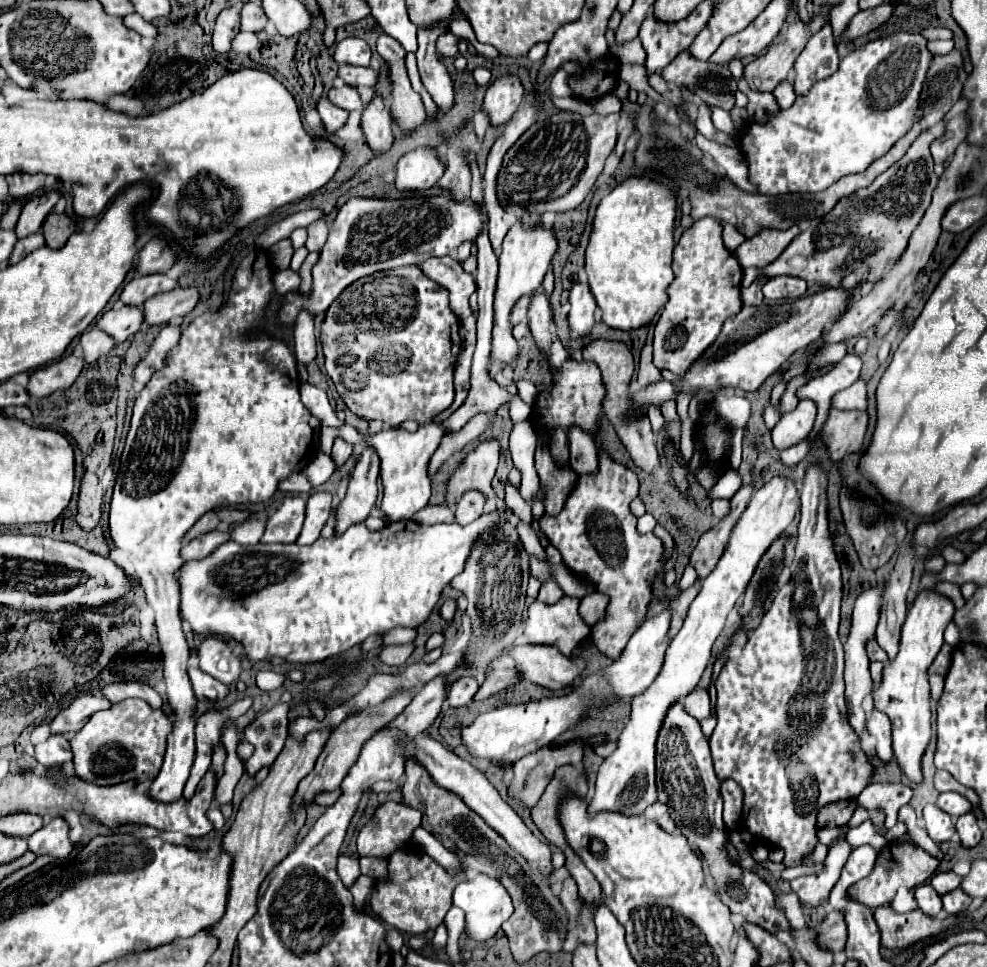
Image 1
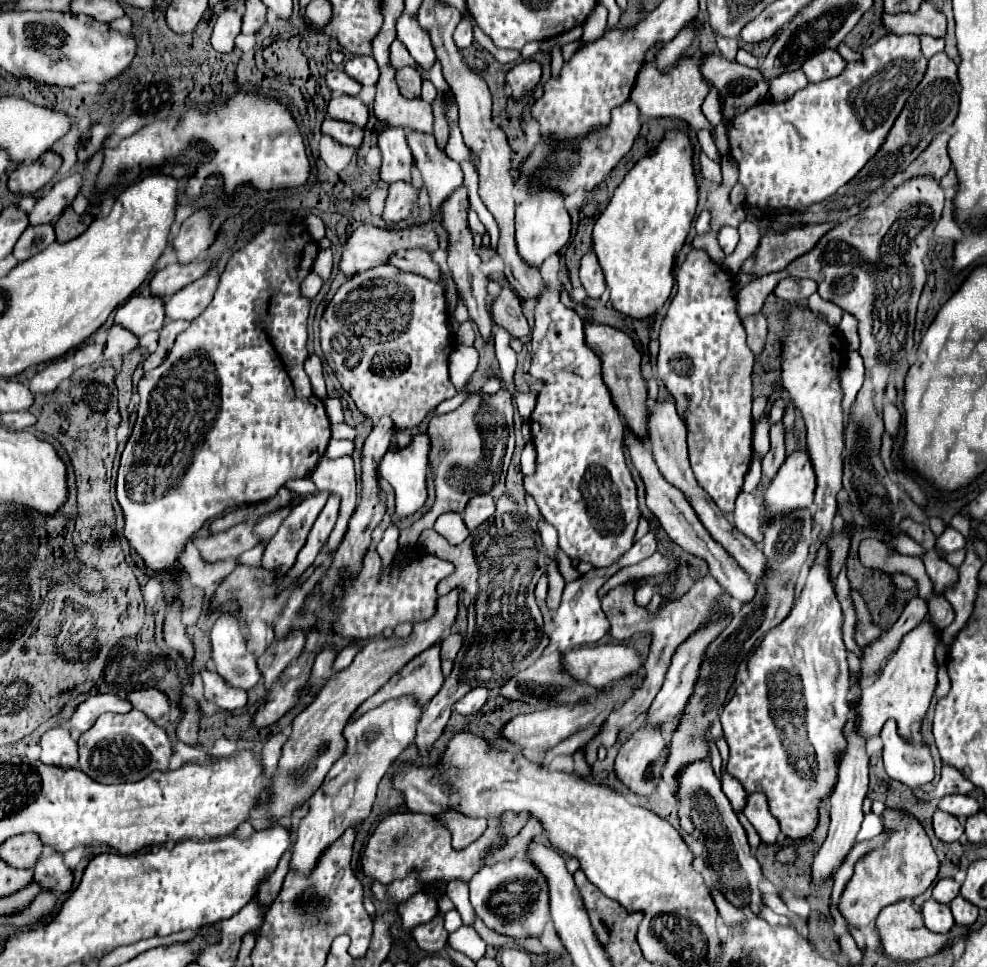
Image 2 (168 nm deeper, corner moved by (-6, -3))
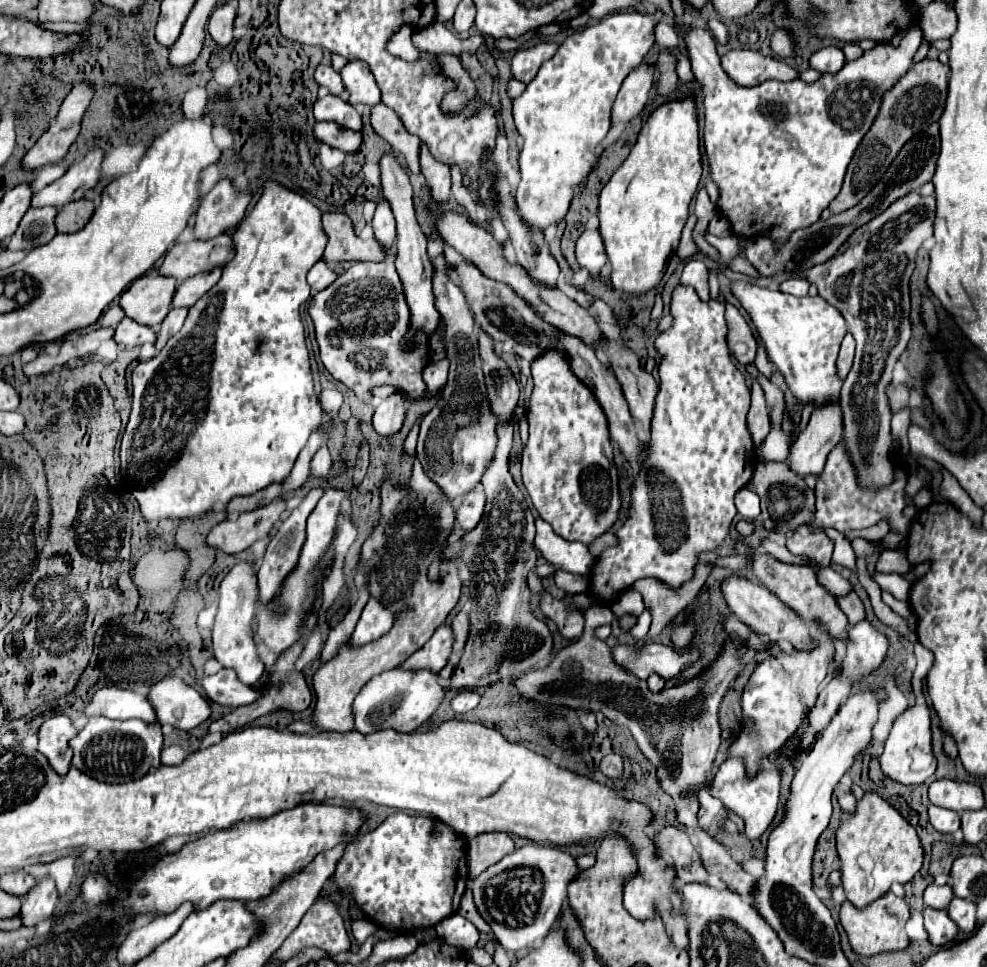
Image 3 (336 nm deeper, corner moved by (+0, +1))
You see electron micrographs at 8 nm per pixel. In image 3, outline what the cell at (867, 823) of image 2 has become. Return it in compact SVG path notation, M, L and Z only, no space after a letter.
M852 793L840 795L840 797L838 797L838 803L840 803L840 807L842 807L842 811L844 811L846 815L854 815L854 811L856 811L856 797L854 797Z

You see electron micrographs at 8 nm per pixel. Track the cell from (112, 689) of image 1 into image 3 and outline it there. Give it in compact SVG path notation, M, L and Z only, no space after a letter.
M164 677L160 683L152 685L148 689L148 701L162 725L184 731L198 727L212 713L206 697L178 677Z

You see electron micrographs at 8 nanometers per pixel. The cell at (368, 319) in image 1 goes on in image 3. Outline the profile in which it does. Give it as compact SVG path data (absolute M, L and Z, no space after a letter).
M392 261L354 263L332 285L312 297L308 313L314 321L320 359L330 375L350 387L364 403L372 403L372 389L380 385L398 387L408 399L426 393L422 371L428 365L428 335L418 329L410 333L410 309L402 281Z

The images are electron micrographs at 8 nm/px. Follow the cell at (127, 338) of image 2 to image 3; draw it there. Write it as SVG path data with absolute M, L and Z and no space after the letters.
M124 317L124 319L118 323L118 327L116 327L114 341L116 341L120 347L138 347L138 345L142 345L142 343L154 343L154 341L156 341L156 335L154 335L148 327L136 323L134 319Z

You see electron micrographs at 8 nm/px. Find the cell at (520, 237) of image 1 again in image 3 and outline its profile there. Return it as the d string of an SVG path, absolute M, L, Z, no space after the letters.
M658 9L654 13L626 13L618 11L612 13L594 25L586 27L584 31L572 33L556 51L552 59L542 63L538 75L532 83L528 83L526 91L514 99L514 121L516 129L522 137L522 151L520 151L520 173L522 181L516 191L516 205L522 221L536 231L546 231L546 227L556 225L564 219L570 199L572 199L572 187L586 179L586 175L592 171L592 163L586 161L586 155L596 149L596 145L606 137L610 129L610 109L616 99L616 93L622 85L622 81L628 77L630 71L634 71L638 65L642 65L644 55L654 45L654 29L662 21L664 13Z

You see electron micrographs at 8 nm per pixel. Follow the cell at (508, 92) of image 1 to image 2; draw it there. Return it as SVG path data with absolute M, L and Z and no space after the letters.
M522 61L518 65L514 65L508 75L506 75L506 83L512 87L512 97L520 99L524 93L532 91L536 87L536 83L542 77L542 65L536 61Z

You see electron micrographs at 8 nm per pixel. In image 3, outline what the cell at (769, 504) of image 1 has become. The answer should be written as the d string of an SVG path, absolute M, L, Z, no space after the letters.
M834 405L834 409L814 409L806 429L796 437L794 445L790 447L790 455L788 455L790 471L800 475L802 479L806 475L818 477L822 473L822 469L824 469L828 453L836 447L836 443L840 439L842 439L842 413L840 413L838 405Z

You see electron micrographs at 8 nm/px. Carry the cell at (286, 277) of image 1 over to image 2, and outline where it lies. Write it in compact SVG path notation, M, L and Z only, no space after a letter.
M314 271L304 279L304 283L302 283L302 295L306 295L306 297L316 297L318 293L320 293L320 289L322 289L322 285L324 285L324 281L320 279L320 275L316 275Z

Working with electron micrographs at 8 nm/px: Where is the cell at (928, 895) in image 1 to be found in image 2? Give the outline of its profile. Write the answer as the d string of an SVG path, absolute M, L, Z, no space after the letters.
M928 899L922 907L922 917L924 917L924 923L930 931L934 933L950 933L952 927L954 927L954 917L950 913L950 907L948 905L942 905L934 899Z

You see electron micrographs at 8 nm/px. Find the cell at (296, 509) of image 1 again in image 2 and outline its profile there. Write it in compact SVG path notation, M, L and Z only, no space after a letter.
M318 491L304 497L298 505L292 507L292 513L284 519L276 535L266 543L266 553L262 557L264 569L286 573L294 565L296 555L304 547L318 513L326 505L328 495L330 493Z

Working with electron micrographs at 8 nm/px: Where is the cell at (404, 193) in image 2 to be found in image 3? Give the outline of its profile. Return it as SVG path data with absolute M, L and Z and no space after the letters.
M386 199L378 201L374 219L372 219L372 229L374 229L374 237L386 247L392 247L394 235L396 235L396 223L394 223L394 215L390 209L390 203Z

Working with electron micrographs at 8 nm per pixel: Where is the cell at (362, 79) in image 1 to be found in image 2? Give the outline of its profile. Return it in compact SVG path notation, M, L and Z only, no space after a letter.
M328 71L326 73L326 85L330 91L336 91L336 93L344 93L344 95L350 95L350 97L356 97L360 93L360 83L356 83L352 77L348 77L344 71Z

